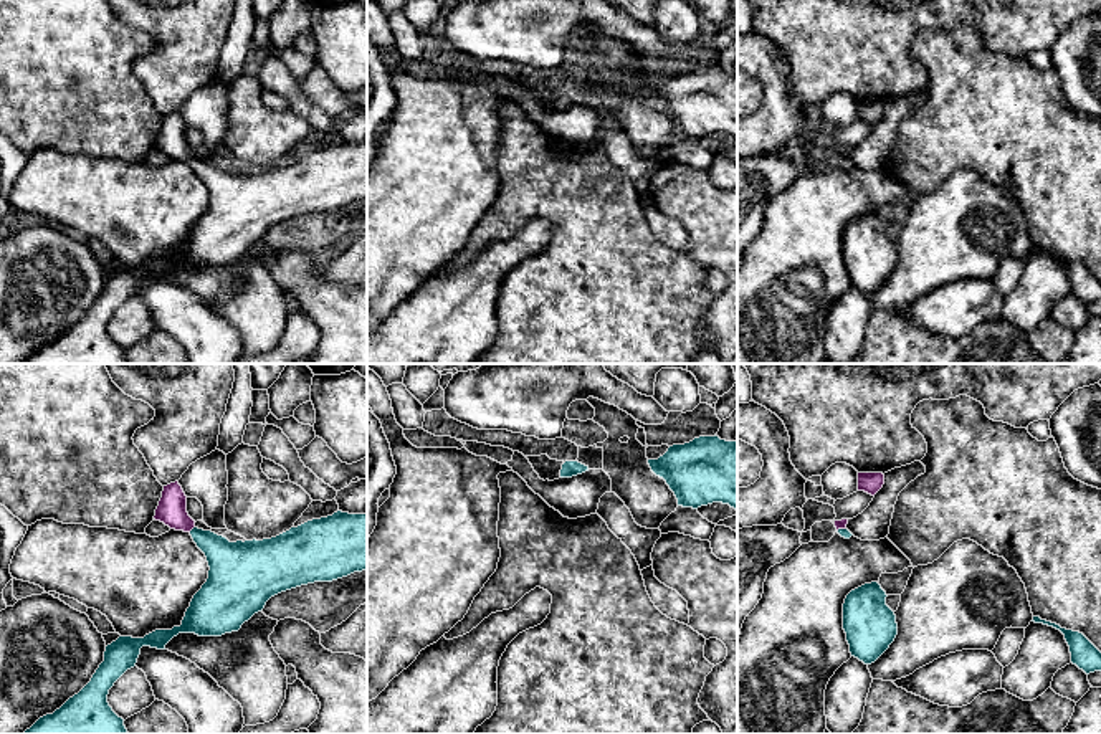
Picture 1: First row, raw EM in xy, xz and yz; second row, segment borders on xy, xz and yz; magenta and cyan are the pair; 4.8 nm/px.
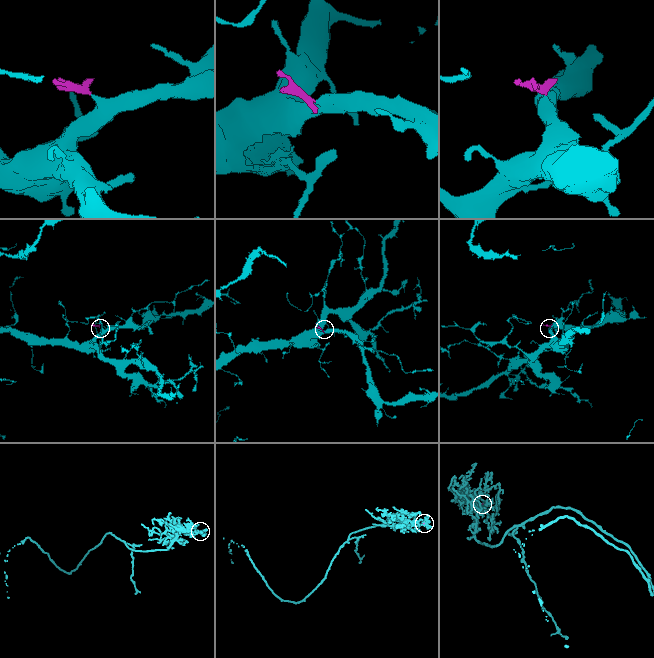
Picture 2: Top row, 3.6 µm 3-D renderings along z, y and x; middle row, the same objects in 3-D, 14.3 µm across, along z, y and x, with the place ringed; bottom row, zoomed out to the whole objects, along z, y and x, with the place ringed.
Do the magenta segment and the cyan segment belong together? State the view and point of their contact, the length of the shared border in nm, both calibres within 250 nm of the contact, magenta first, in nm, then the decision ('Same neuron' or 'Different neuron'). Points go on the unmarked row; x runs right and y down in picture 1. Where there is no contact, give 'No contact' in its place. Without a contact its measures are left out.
Touches magenta at xy (190, 159). Shared border 40 nm. Thickness 140 nm (magenta) against 200 nm. Same neuron

